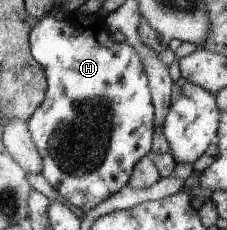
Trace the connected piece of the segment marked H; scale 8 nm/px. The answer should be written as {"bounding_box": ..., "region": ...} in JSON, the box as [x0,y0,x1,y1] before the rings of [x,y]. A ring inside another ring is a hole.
{"bounding_box":[27,16,153,214],"region":[[[70,16],[64,20],[43,17],[28,35],[34,60],[41,66],[47,88],[41,105],[31,114],[27,128],[41,156],[42,176],[76,211],[85,214],[108,200],[129,183],[133,168],[149,152],[153,138],[153,106],[151,86],[141,57],[130,44],[117,44],[105,28],[103,17],[93,24],[81,24]]]}

